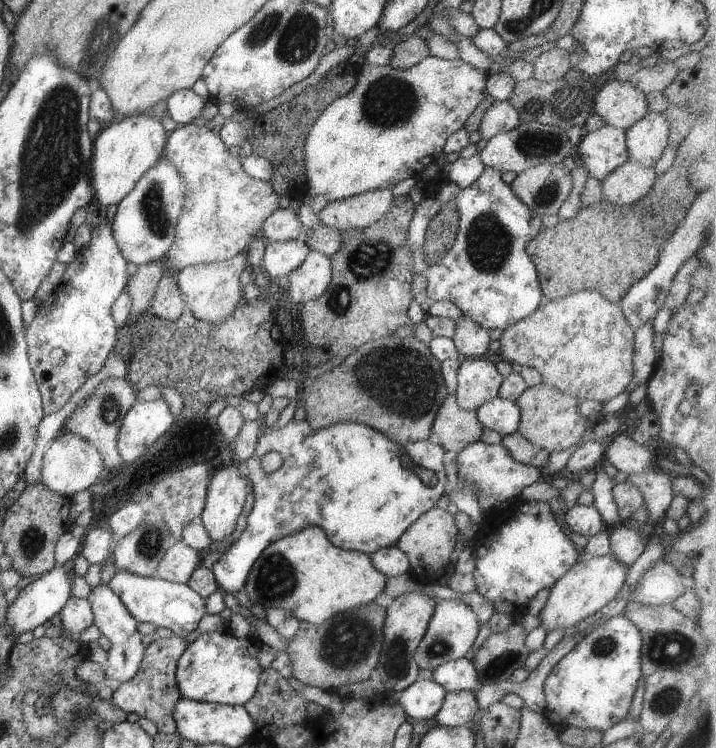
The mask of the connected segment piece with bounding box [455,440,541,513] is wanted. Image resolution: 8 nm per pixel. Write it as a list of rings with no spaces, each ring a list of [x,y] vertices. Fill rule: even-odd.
[[[480,440],[473,442],[457,453],[455,461],[457,462],[458,480],[470,481],[474,484],[477,490],[477,501],[483,513],[497,508],[505,500],[514,499],[517,502],[525,487],[541,479],[539,469],[513,461],[509,452],[501,444],[487,445]]]

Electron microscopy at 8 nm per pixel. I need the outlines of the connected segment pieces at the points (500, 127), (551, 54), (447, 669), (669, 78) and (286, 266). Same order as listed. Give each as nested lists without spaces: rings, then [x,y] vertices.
[[[493,101],[481,118],[478,133],[488,140],[502,131],[512,130],[520,122],[517,110],[508,101]]]
[[[553,47],[539,54],[533,61],[533,79],[555,81],[562,79],[571,68],[571,57],[565,50]]]
[[[464,657],[447,662],[433,670],[433,681],[446,692],[473,691],[481,684],[475,666]]]
[[[662,60],[651,68],[639,68],[635,74],[631,74],[628,82],[645,95],[653,92],[662,92],[676,77],[678,69],[671,61]]]
[[[300,238],[265,244],[262,266],[267,274],[267,283],[272,284],[303,263],[310,249]]]

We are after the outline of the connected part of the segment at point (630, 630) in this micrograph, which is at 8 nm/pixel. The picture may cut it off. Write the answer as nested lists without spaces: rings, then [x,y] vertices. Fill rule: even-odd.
[[[616,615],[589,631],[565,656],[554,662],[542,690],[545,709],[541,715],[557,732],[566,728],[604,732],[629,710],[641,676],[641,636],[623,615]]]

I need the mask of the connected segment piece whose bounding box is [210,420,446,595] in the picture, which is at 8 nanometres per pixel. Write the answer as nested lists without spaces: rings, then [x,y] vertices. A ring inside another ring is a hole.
[[[290,420],[281,429],[263,429],[258,435],[253,454],[246,460],[249,464],[248,481],[253,508],[246,517],[247,525],[241,536],[212,562],[210,570],[216,584],[231,595],[238,592],[244,586],[253,562],[266,547],[306,527],[319,528],[336,548],[364,553],[367,556],[371,556],[379,548],[396,547],[401,534],[421,514],[434,507],[444,492],[446,478],[443,454],[444,451],[432,438],[399,446],[379,432],[356,423],[334,423],[312,430],[306,420]],[[267,450],[277,450],[283,458],[283,464],[270,474],[263,472],[259,466],[259,460]]]

